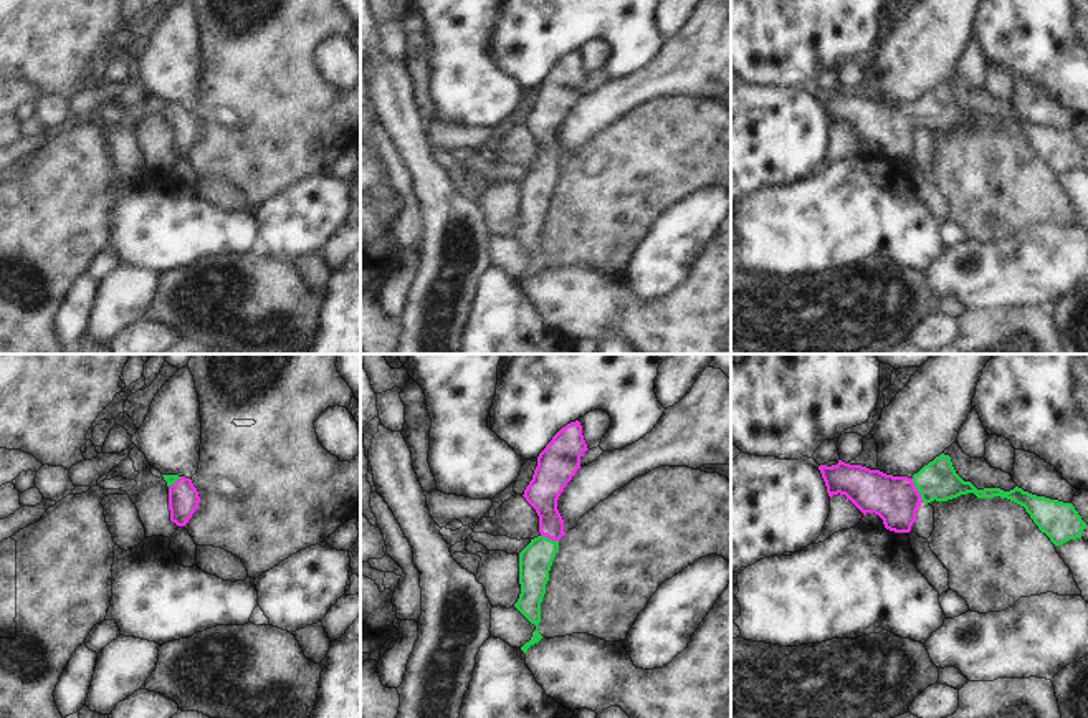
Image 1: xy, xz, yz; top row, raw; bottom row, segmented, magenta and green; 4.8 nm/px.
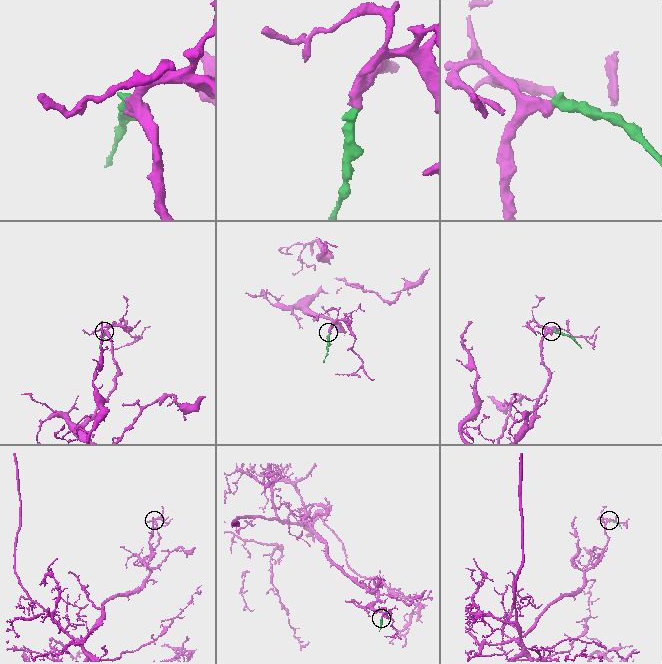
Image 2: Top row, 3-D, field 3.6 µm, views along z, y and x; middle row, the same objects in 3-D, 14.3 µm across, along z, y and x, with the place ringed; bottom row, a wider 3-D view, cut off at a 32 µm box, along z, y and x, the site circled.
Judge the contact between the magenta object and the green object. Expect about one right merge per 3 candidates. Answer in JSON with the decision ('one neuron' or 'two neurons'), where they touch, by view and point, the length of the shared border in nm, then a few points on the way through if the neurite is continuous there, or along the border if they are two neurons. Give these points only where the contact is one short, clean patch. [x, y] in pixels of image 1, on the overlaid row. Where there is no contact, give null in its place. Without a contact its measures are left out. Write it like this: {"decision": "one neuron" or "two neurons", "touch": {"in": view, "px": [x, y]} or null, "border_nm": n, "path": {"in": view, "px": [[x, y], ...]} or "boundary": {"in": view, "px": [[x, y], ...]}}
{"decision": "one neuron", "touch": {"in": "yz", "px": [916, 490]}, "border_nm": 130, "path": {"in": "yz", "px": [[895, 500], [916, 490], [938, 480]]}}

